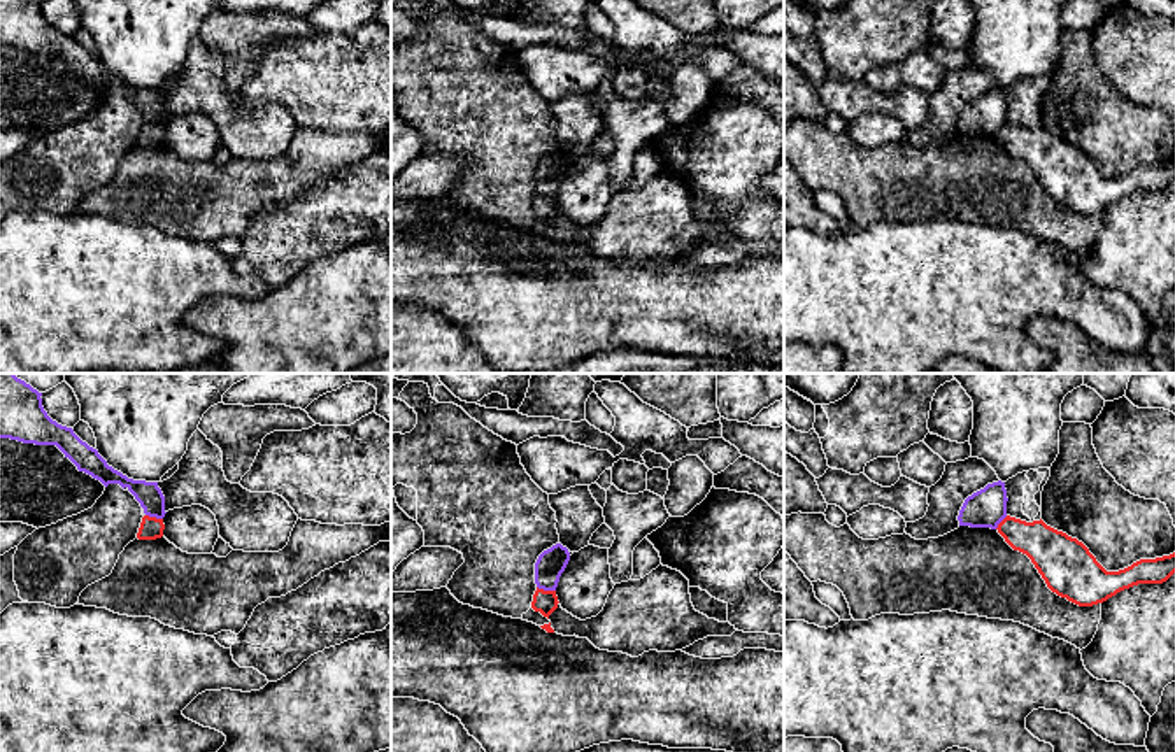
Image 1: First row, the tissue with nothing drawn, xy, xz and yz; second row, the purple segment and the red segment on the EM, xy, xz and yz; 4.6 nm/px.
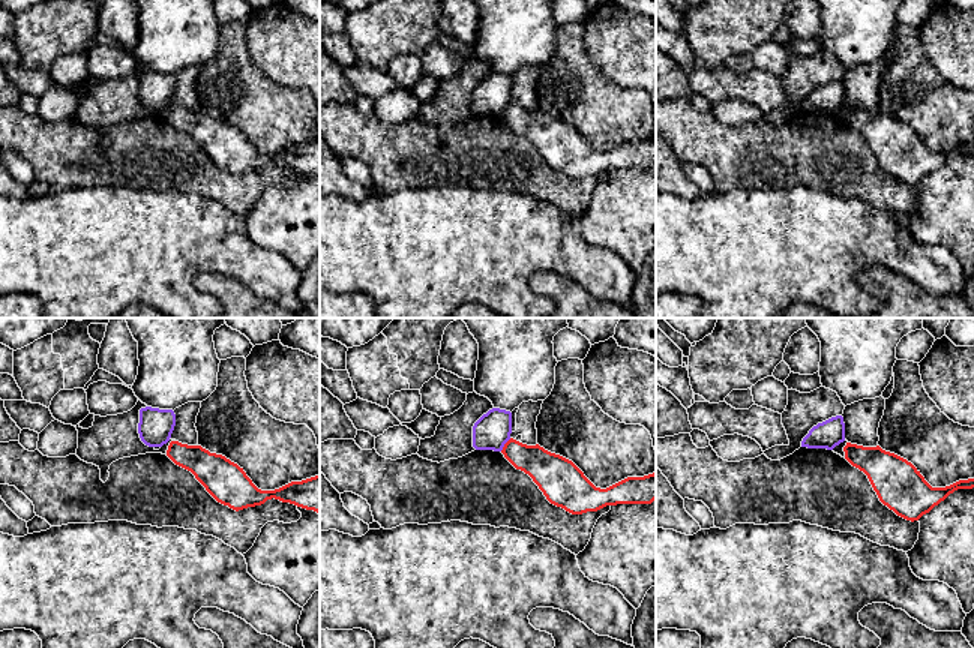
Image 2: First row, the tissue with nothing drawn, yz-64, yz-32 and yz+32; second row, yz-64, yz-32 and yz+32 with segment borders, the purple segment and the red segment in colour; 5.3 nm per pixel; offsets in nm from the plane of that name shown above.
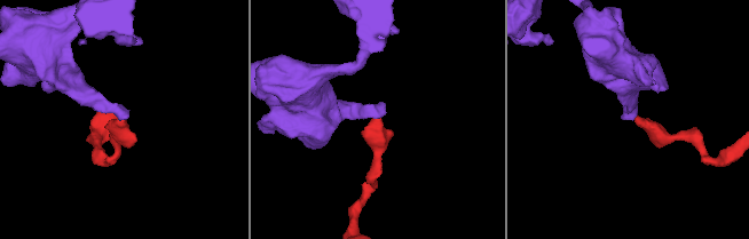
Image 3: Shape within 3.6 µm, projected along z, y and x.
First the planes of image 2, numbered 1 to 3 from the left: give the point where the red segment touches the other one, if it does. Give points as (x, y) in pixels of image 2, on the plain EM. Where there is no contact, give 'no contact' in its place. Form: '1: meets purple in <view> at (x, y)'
1: no contact
2: meets purple in yz-32 at (505, 107)
3: no contact

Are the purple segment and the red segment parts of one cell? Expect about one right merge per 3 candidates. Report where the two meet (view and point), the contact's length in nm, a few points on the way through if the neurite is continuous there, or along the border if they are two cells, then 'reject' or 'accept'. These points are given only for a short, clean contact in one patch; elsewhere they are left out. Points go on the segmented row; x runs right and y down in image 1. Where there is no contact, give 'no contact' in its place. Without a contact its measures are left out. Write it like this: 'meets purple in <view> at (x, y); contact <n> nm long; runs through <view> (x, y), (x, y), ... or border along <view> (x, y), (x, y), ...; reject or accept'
meets purple in xz at (546, 589); contact 90 nm long; border along xz (537, 586), (555, 591); reject

